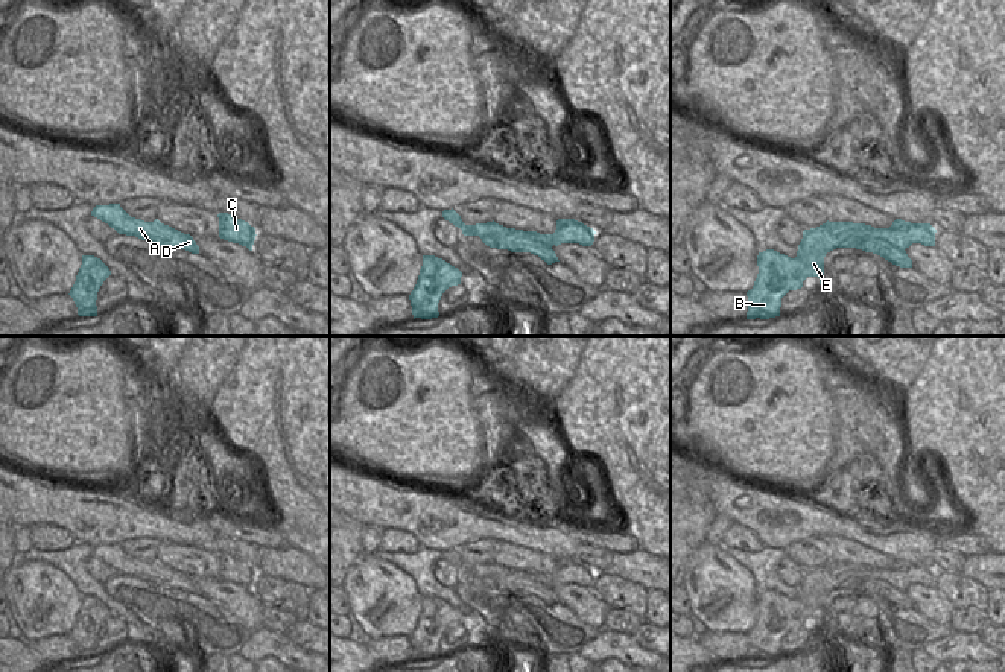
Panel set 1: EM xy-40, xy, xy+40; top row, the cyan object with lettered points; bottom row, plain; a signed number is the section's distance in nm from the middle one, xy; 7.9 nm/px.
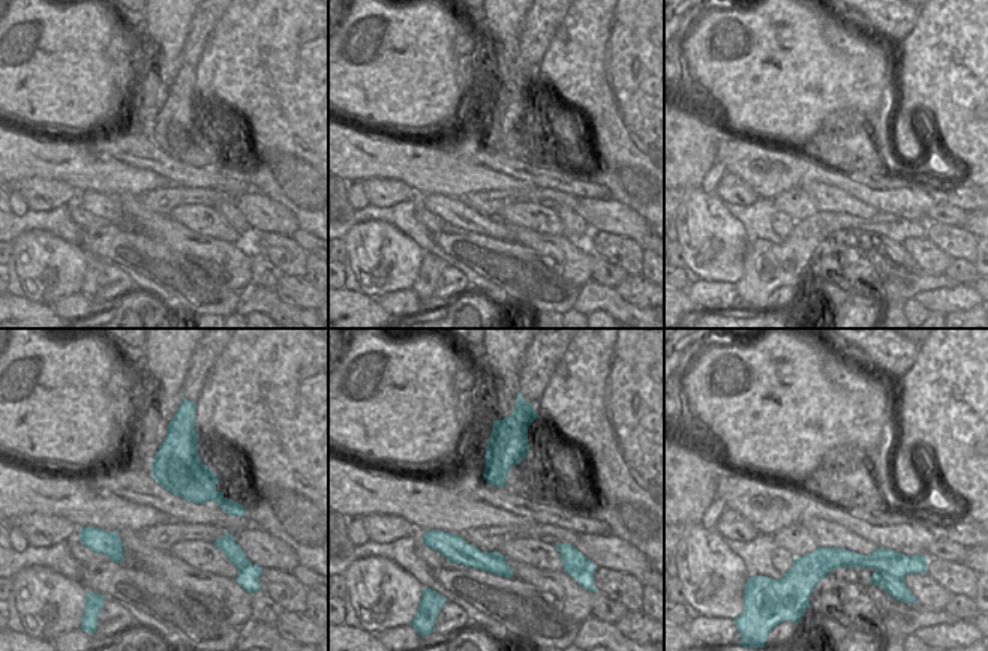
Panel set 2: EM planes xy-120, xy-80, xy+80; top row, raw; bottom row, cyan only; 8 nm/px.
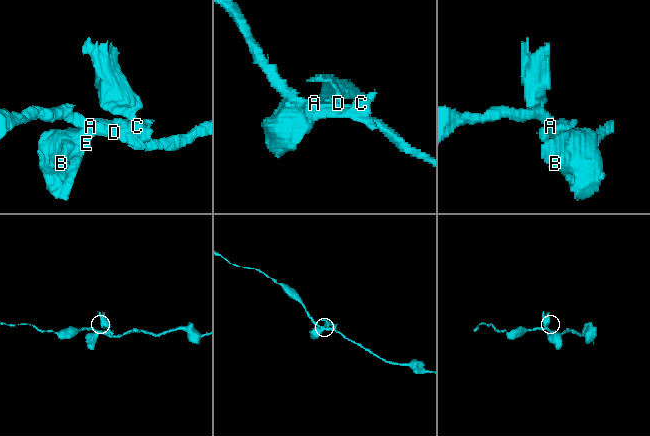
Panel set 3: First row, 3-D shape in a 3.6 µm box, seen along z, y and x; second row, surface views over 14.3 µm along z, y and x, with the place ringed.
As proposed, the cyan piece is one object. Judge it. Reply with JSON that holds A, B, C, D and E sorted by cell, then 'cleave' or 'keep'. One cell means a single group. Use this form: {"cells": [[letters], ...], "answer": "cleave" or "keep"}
{"cells": [["A", "D"], ["B", "C", "E"]], "answer": "cleave"}

